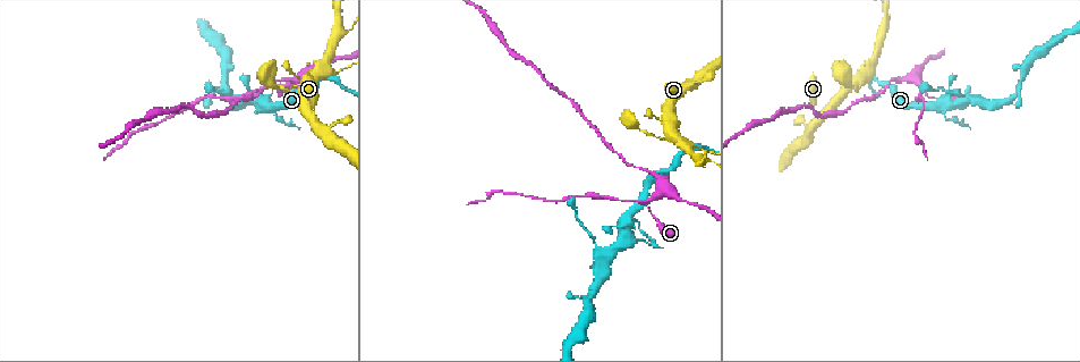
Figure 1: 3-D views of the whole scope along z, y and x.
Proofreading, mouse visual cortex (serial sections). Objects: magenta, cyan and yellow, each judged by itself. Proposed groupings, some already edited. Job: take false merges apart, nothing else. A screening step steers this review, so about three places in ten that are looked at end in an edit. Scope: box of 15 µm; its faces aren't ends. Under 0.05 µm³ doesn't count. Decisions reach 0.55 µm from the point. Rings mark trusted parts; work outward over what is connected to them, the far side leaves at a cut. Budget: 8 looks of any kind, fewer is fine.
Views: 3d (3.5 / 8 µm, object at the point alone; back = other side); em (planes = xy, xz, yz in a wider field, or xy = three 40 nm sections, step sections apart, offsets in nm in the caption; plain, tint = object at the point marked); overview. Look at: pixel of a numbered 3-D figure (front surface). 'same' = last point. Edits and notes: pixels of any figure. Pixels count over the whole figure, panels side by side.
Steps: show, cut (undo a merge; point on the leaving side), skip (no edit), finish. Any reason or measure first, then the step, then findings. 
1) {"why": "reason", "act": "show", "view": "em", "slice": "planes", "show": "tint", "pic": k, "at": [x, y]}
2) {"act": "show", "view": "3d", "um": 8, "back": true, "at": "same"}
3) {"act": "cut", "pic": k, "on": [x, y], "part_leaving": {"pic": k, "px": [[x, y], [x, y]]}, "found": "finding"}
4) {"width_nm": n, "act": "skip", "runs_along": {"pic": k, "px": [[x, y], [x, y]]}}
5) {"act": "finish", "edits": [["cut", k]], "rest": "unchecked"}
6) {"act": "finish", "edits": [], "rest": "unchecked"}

{"why": "three-way junction", "act": "show", "view": "3d", "um": 8, "pic": 1, "at": [976, 100]}

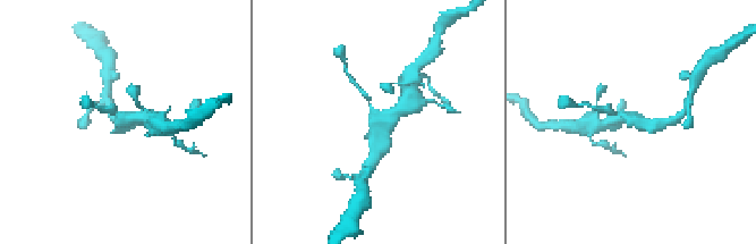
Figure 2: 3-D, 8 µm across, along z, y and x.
{"arms": 3, "arm_widths_nm": [100, 400, 450], "act": "show", "view": "em", "slice": "xy", "step": 2, "show": "tint", "pic": 2, "at": [386, 122]}

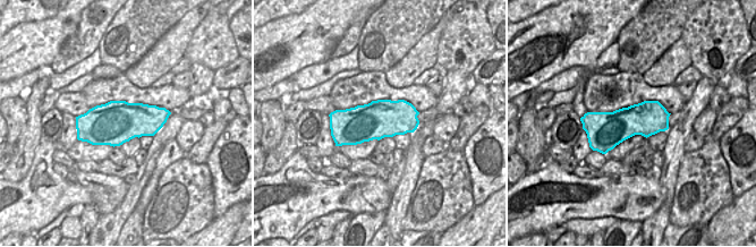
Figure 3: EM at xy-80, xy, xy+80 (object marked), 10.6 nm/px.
{"act": "skip", "runs_along": {"pic": 2, "px": [[410, 101], [376, 128], [375, 149]]}, "found": "all the same cell"}

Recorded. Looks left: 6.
{"why": "arms part here", "act": "show", "view": "3d", "um": 3.5, "pic": 1, "at": [315, 119]}

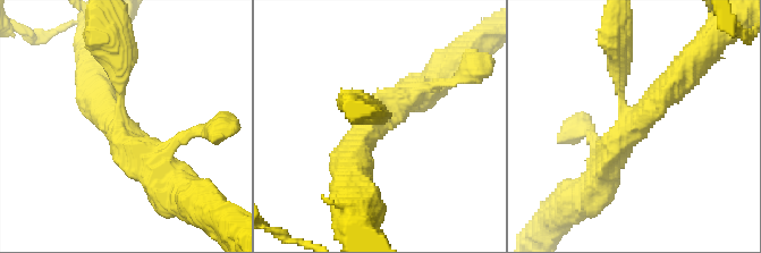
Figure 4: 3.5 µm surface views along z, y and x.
{"arms": 3, "arm_widths_nm": [300, 400, 400], "why": "need the tissue", "act": "show", "view": "em", "slice": "xy", "step": 5, "show": "tint", "pic": 4, "at": [635, 121]}

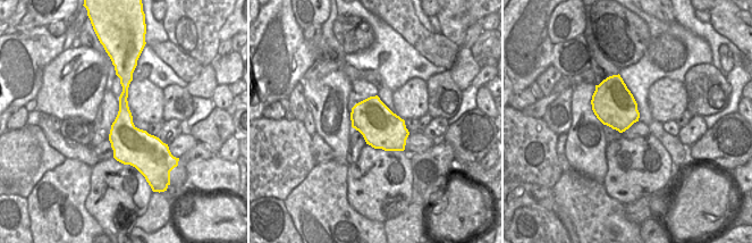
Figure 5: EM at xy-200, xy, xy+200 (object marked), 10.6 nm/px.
{"why": "another direction", "act": "show", "view": "em", "slice": "xy", "step": 1, "show": "tint", "at": "same"}

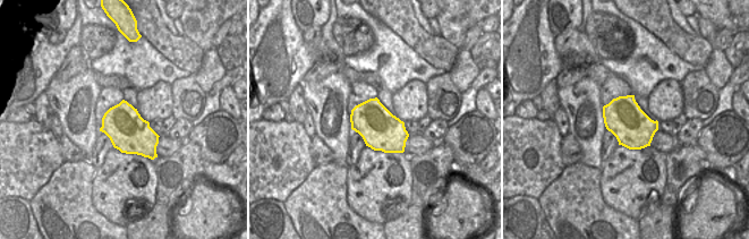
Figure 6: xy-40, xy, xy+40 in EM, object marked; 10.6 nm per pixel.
{"act": "skip", "runs_along": {"pic": 4, "px": [[619, 47], [619, 99], [634, 120], [686, 68]]}, "found": "continuous, no second cell"}

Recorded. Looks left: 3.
{"why": "arms part here", "act": "show", "view": "em", "slice": "xy", "step": 2, "show": "tint", "pic": 1, "at": [665, 140]}

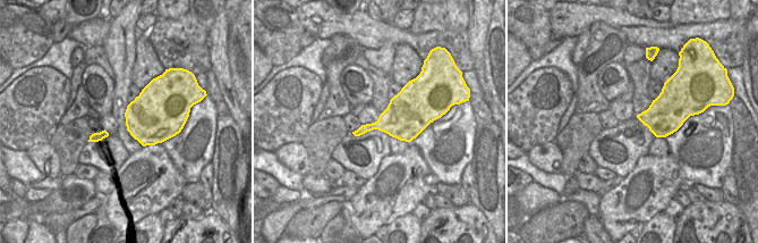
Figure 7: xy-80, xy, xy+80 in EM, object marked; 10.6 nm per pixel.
{"why": "see where the arms go", "act": "show", "view": "3d", "um": 3.5, "at": "same"}

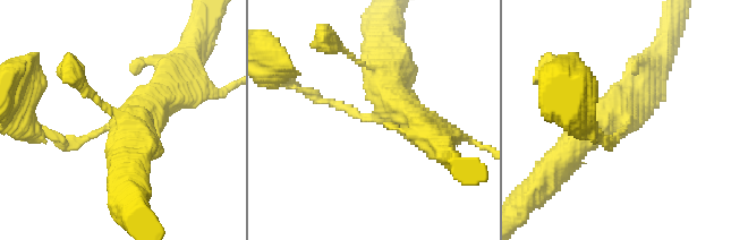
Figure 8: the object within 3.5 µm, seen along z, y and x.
{"act": "skip", "found": "all the same cell"}

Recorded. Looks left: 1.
{"act": "finish", "edits": [], "rest": "unchecked"}

